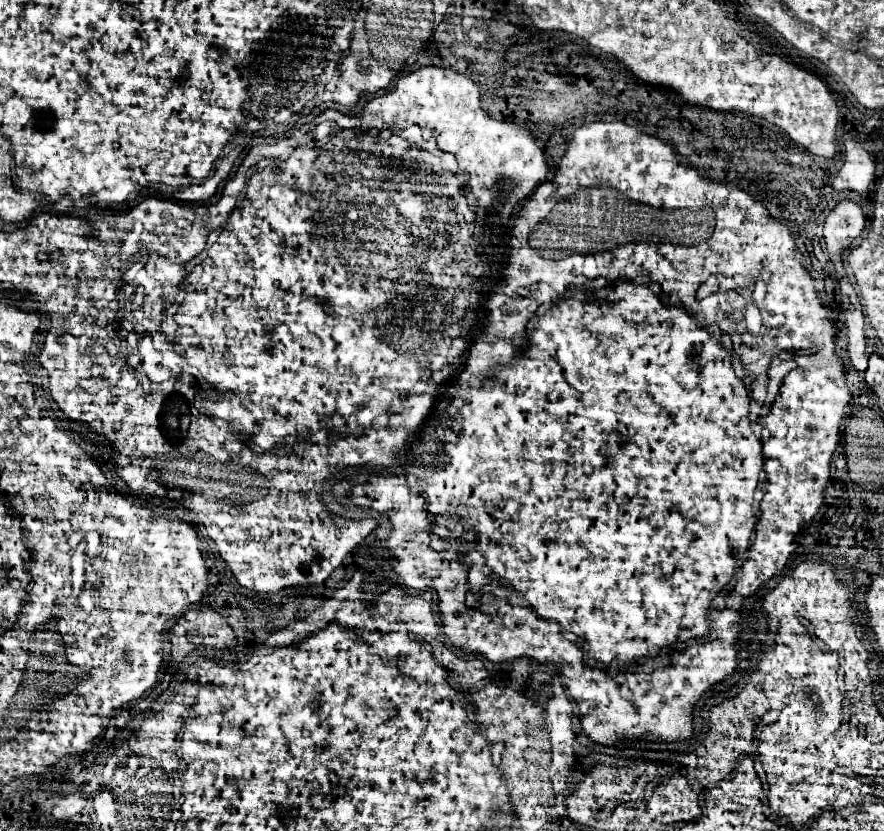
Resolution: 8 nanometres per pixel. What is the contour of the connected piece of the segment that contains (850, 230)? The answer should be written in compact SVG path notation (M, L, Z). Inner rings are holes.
M852 199L840 201L826 217L823 224L823 238L828 245L830 255L842 255L854 239L862 233L866 217L858 203Z

